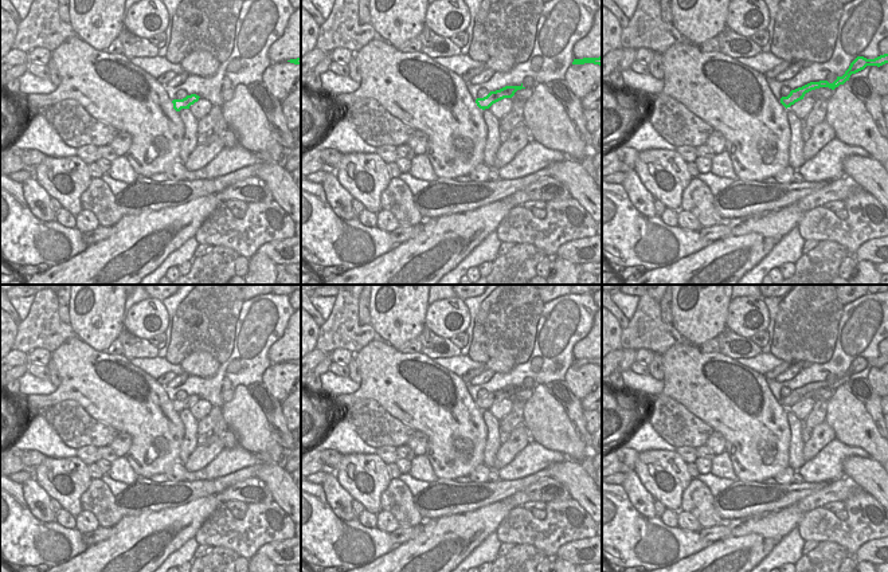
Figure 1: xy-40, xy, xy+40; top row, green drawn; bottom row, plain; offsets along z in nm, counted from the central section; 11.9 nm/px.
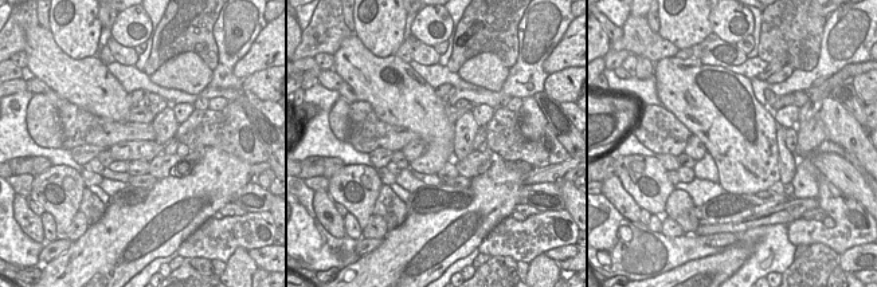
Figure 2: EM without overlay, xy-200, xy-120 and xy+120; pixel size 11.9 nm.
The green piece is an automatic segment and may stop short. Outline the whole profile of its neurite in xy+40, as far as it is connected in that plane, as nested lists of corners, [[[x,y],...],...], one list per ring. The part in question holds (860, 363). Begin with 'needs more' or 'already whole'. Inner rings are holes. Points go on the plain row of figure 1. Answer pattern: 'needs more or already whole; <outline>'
already whole; [[[888,354],[880,356],[875,360],[867,360],[864,357],[857,357],[849,367],[849,369],[845,372],[842,377],[837,377],[837,380],[833,384],[829,384],[828,381],[819,381],[819,383],[810,383],[802,388],[798,388],[795,391],[791,391],[787,397],[781,399],[781,404],[787,410],[795,403],[803,400],[805,395],[819,389],[819,388],[829,388],[834,391],[840,385],[844,385],[846,381],[849,381],[852,375],[856,375],[861,371],[864,371],[867,367],[883,367],[888,364]]]

